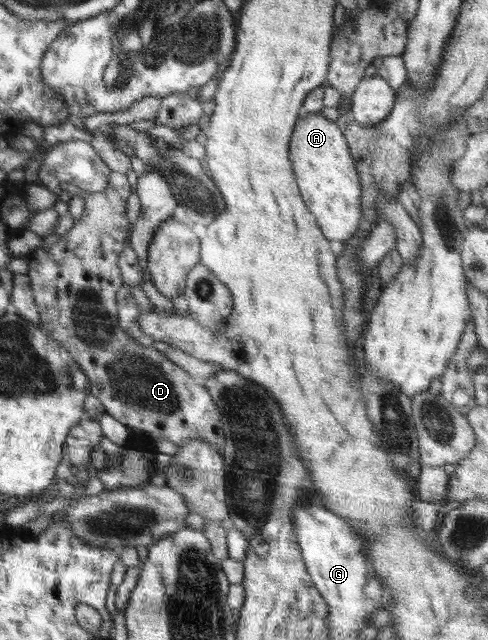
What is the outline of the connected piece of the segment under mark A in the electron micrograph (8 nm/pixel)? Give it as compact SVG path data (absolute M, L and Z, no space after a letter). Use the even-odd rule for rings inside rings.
M323 113L309 114L307 117L299 118L289 143L289 159L303 203L315 216L323 235L328 240L335 239L343 242L349 240L357 232L359 218L361 218L361 183L342 127L325 118Z

